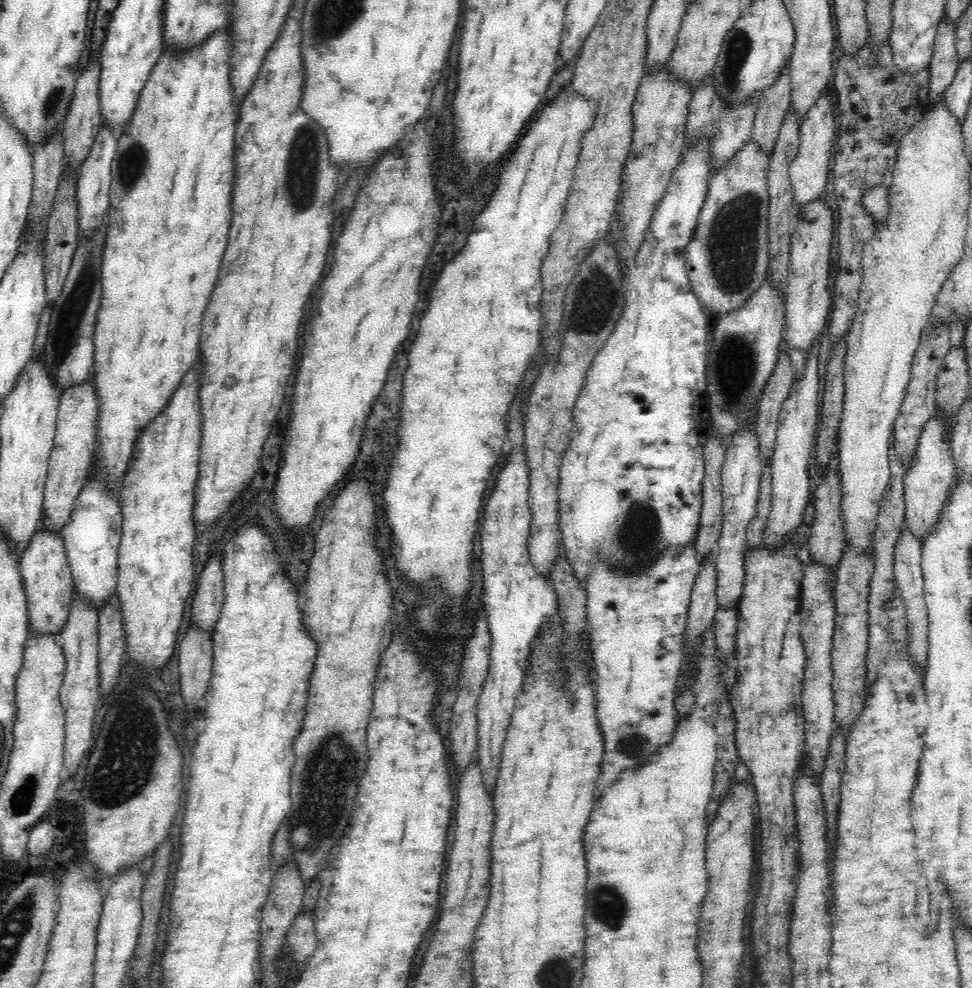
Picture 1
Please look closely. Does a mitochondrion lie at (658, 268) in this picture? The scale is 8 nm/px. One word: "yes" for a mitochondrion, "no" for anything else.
no

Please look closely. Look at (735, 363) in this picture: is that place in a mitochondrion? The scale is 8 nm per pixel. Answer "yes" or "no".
yes

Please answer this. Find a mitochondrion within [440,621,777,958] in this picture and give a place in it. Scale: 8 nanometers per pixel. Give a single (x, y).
(609, 906)

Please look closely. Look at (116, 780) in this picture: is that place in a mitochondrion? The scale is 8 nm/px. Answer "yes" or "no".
yes

